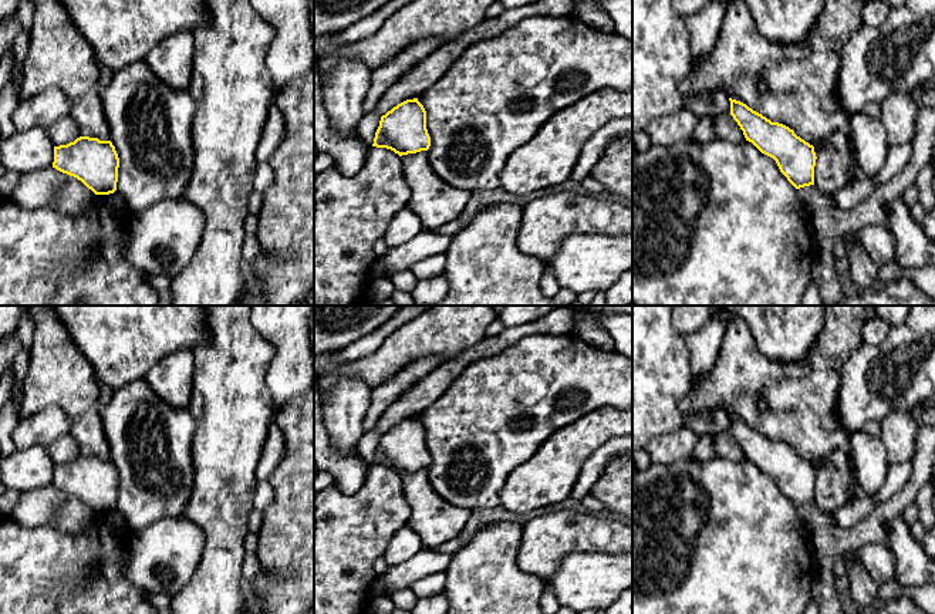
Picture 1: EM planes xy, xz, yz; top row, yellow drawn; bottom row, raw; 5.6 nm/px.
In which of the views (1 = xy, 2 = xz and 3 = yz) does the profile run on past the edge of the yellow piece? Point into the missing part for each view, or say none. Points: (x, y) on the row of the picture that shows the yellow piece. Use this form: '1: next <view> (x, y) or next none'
1: next none
2: next none
3: next none

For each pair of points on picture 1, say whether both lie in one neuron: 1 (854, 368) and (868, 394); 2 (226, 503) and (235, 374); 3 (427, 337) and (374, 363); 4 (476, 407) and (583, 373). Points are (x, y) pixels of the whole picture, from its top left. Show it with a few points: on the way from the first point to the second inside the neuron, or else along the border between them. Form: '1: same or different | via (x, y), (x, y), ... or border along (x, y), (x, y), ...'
1: same | via (860, 374), (868, 383), (868, 388)
2: same | via (235, 471), (235, 407)
3: same | via (414, 341), (404, 346), (387, 361)
4: same | via (503, 407), (513, 397), (556, 380)

